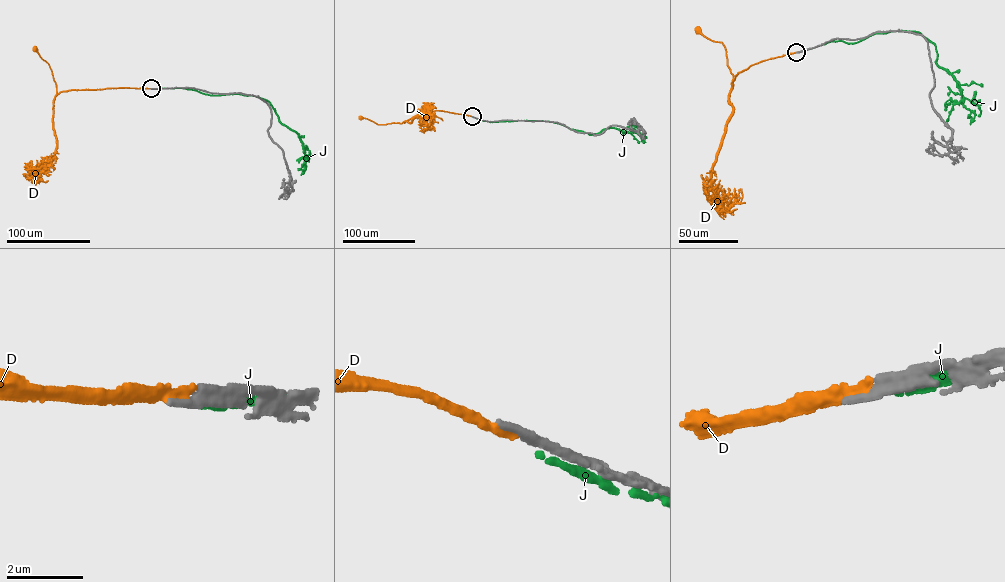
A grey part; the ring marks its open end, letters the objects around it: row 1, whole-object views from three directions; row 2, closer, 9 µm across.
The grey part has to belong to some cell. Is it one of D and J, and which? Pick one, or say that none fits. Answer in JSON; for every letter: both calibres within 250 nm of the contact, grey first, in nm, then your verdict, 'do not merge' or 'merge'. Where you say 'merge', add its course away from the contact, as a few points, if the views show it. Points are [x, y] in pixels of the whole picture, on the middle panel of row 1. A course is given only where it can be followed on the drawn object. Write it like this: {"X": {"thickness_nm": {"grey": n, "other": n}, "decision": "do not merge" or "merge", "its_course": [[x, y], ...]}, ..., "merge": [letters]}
{"D": {"thickness_nm": {"grey": 280, "other": 280}, "decision": "merge", "its_course": [[472, 116], [435, 110], [420, 113], [400, 123], [380, 124], [360, 117]]}, "J": {"thickness_nm": {"grey": 280, "other": 280}, "decision": "do not merge"}, "merge": ["D"]}

